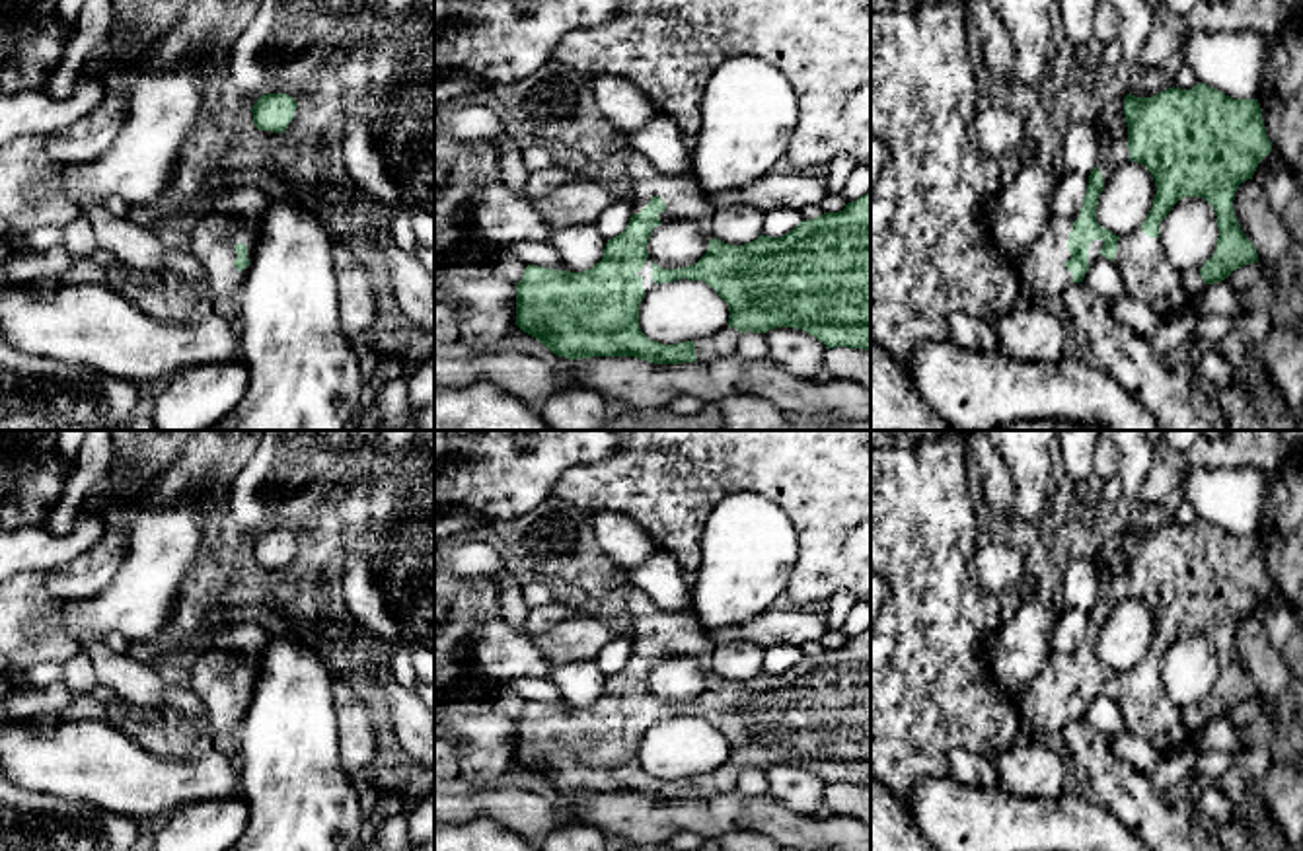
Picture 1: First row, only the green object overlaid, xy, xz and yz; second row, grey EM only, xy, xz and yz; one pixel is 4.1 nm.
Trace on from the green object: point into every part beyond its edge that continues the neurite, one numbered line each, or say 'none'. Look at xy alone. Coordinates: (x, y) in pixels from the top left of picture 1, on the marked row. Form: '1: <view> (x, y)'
1: xy (213, 240)

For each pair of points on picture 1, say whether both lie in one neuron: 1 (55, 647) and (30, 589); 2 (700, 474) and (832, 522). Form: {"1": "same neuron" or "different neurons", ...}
{"1": "same neuron", "2": "same neuron"}

